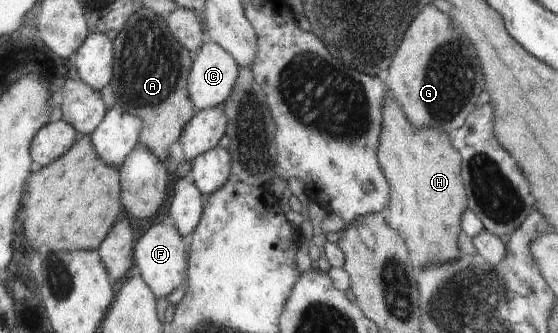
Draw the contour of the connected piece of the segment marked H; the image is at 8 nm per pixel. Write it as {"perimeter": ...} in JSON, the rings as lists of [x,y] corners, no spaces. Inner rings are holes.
{"perimeter":[[[395,99],[386,101],[383,108],[381,135],[378,162],[390,187],[390,200],[383,213],[386,224],[405,237],[413,265],[417,261],[445,263],[457,259],[461,256],[457,238],[468,199],[461,177],[462,159],[449,143],[449,135],[439,128],[412,126]],[[423,249],[431,253],[429,259],[425,259],[427,253]]]}

